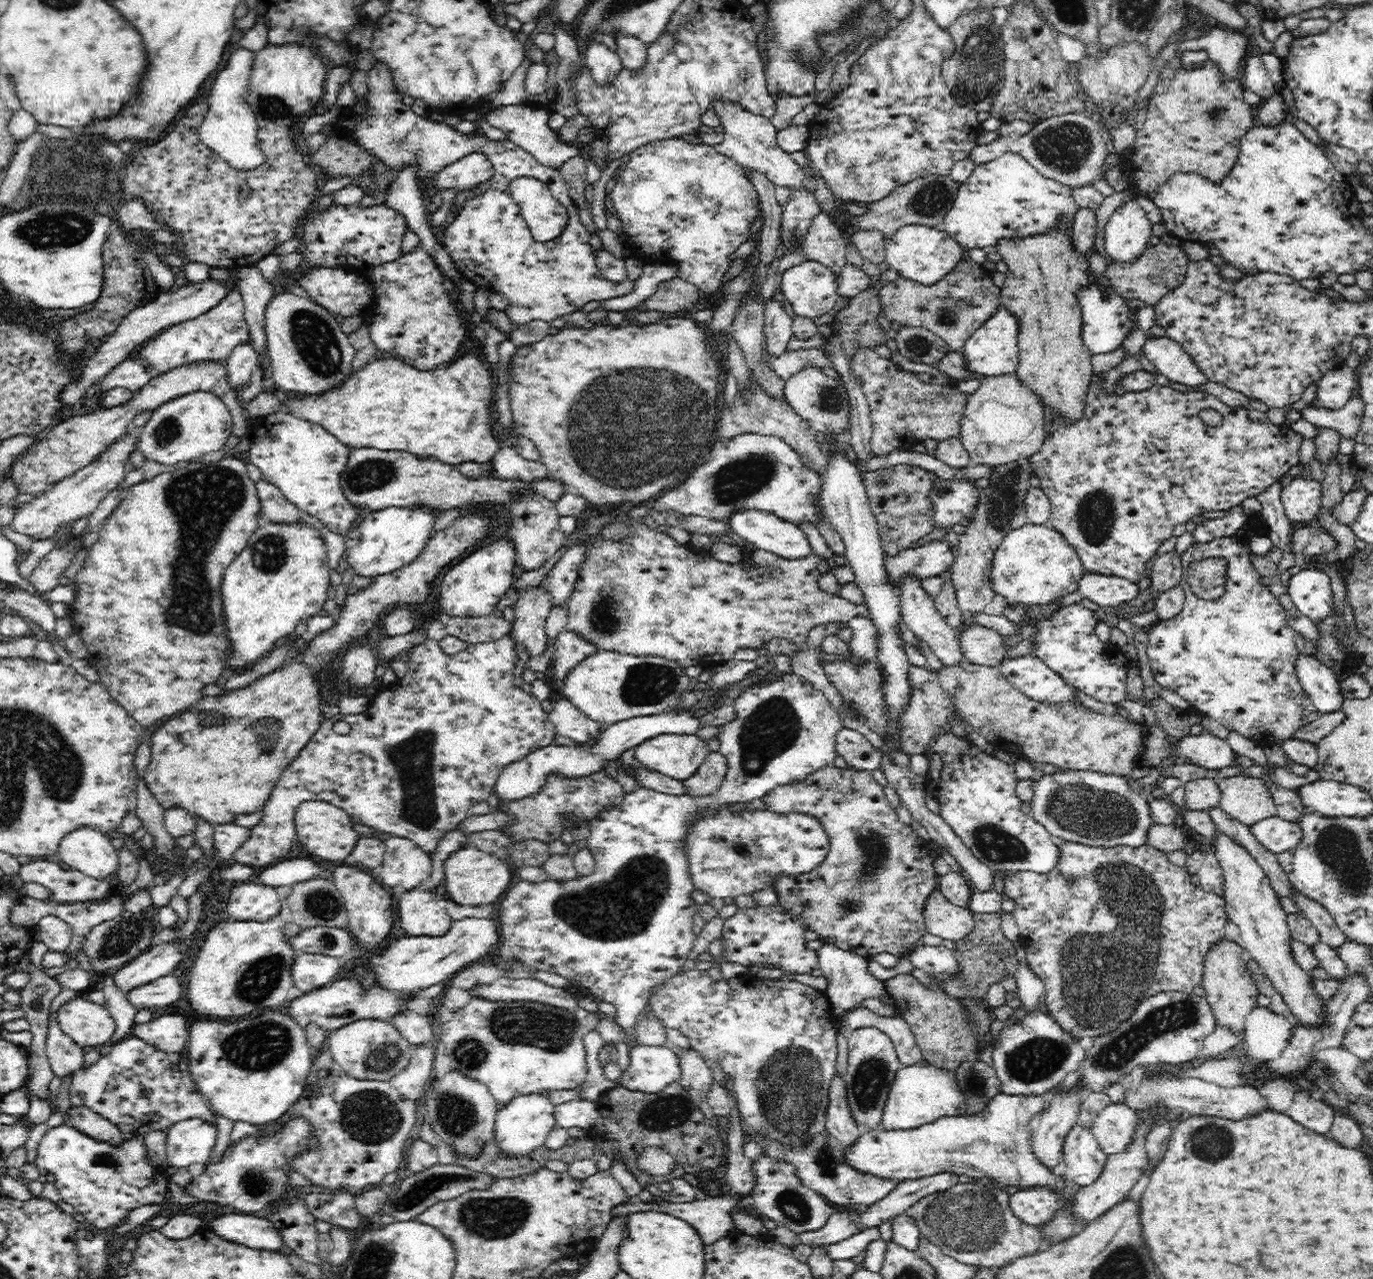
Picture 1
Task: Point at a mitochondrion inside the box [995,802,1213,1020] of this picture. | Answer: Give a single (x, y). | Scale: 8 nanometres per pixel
(1113, 881)

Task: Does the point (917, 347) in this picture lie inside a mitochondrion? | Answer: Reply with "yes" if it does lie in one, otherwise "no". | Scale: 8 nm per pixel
yes

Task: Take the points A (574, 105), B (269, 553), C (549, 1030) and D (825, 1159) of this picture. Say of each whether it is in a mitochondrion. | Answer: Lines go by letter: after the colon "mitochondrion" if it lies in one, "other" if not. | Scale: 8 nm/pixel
A: other
B: mitochondrion
C: mitochondrion
D: mitochondrion

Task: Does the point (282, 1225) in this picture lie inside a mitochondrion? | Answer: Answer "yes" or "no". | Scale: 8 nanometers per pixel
no

